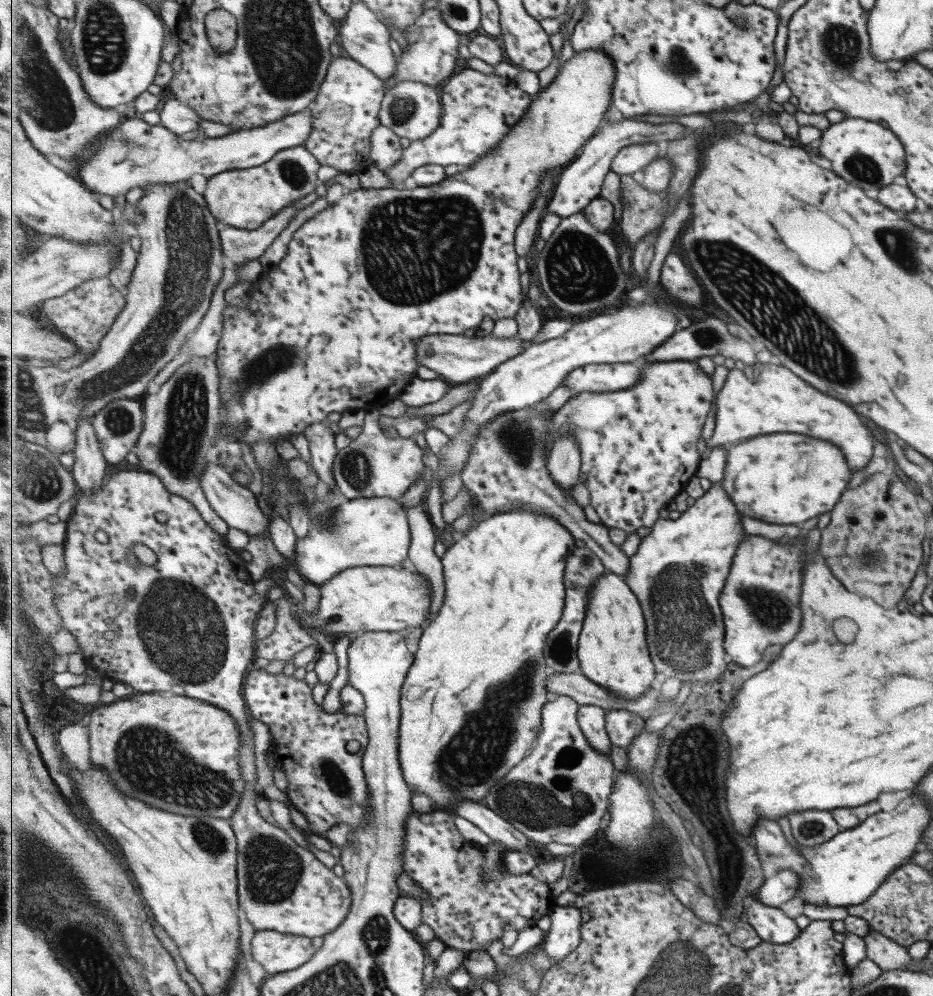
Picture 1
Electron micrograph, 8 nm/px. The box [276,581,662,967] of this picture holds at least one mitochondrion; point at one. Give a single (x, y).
(477, 751)

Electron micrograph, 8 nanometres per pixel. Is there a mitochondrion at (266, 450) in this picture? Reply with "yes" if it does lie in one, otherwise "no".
no

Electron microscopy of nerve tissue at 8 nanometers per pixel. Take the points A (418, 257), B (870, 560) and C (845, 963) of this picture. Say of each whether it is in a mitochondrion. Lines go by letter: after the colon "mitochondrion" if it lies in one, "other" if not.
A: mitochondrion
B: mitochondrion
C: other

